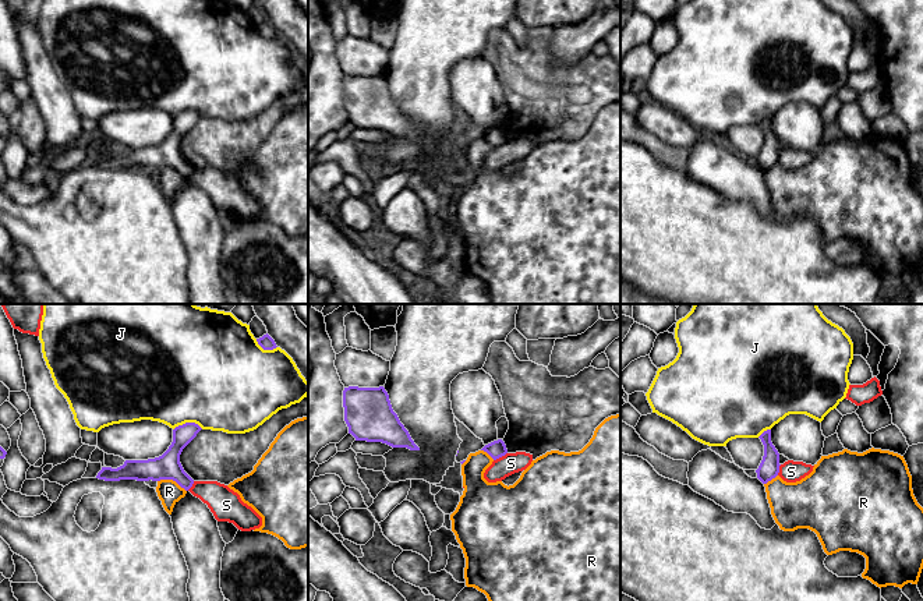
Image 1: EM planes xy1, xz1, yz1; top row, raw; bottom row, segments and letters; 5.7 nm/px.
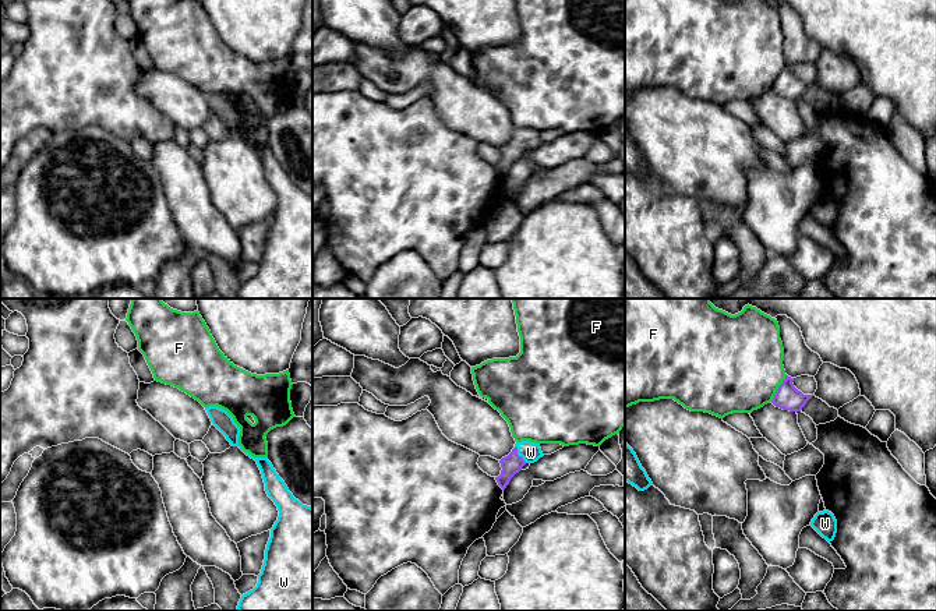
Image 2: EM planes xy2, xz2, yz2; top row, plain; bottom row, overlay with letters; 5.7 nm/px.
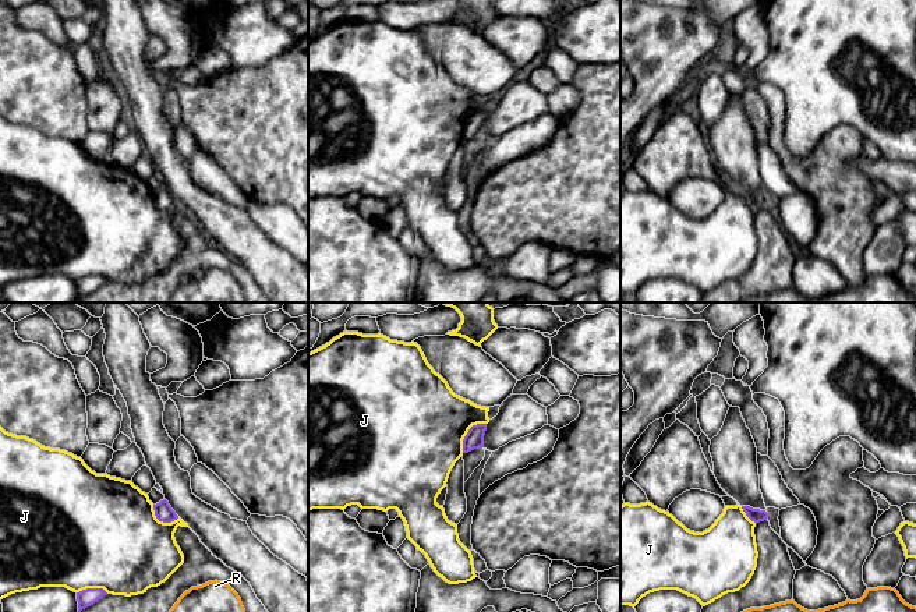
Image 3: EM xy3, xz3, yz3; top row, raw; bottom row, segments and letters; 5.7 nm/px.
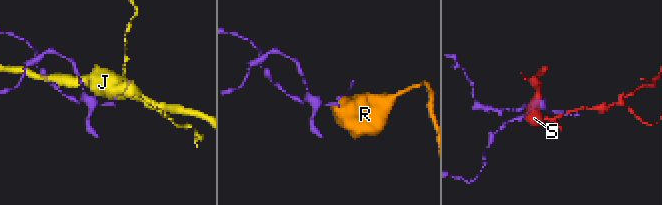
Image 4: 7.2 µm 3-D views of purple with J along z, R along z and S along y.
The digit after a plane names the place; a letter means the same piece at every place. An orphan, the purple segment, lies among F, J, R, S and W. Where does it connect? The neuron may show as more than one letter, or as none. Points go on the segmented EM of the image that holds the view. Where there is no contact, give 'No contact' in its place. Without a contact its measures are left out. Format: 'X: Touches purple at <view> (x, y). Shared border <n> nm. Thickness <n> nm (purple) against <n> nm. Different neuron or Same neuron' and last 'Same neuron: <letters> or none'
F: Touches purple at yz2 (779, 388). Shared border 180 nm. Thickness 140 nm (purple) against 480 nm. Different neuron
J: Touches purple at xz3 (467, 432). Shared border 220 nm. Thickness 110 nm (purple) against 480 nm. Different neuron
R: Touches purple at xy1 (172, 478). Shared border 180 nm. Thickness 150 nm (purple) against 140 nm. Different neuron
S: Touches purple at xz1 (499, 456). Shared border 90 nm. Thickness 100 nm (purple) against 120 nm. Different neuron
W: Touches purple at xz2 (516, 454). Shared border 120 nm. Thickness 120 nm (purple) against 120 nm. Same neuron
Same neuron: W

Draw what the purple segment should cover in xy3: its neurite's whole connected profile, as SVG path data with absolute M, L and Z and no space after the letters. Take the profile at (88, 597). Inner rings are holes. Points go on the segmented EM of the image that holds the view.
M86 588L77 592L78 612L102 599L107 592L103 588Z

